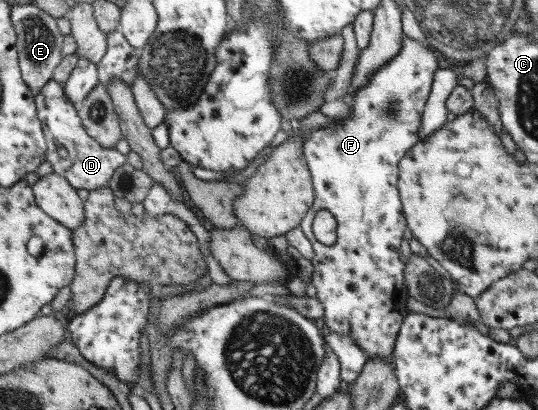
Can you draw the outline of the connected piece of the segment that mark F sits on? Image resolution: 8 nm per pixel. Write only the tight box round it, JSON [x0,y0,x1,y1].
[300,37,441,359]

